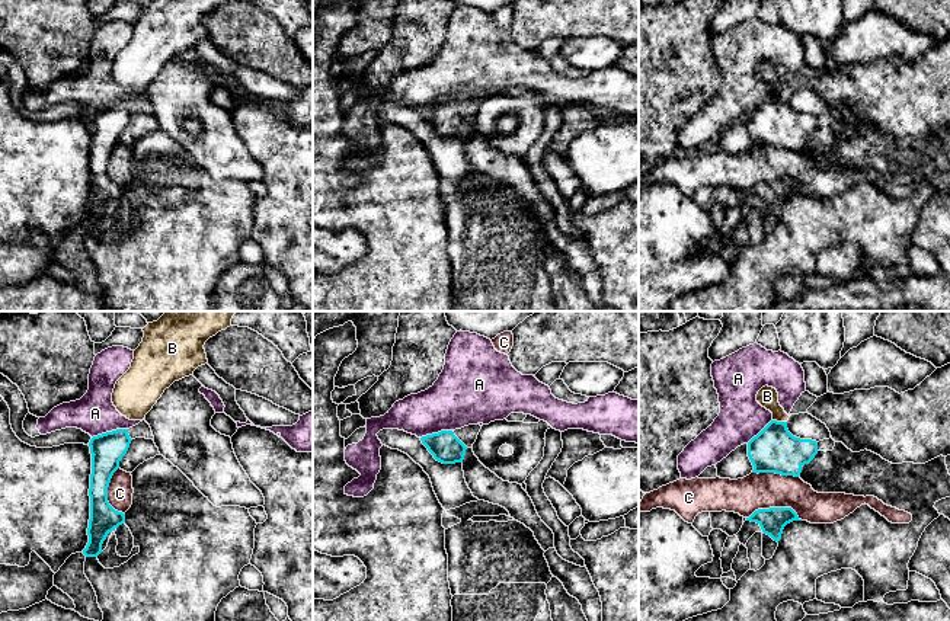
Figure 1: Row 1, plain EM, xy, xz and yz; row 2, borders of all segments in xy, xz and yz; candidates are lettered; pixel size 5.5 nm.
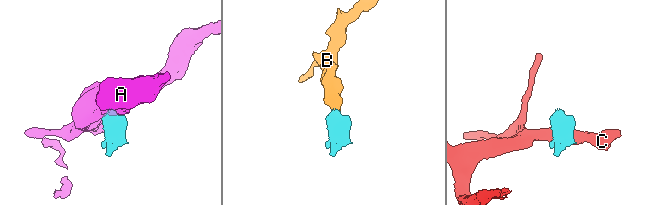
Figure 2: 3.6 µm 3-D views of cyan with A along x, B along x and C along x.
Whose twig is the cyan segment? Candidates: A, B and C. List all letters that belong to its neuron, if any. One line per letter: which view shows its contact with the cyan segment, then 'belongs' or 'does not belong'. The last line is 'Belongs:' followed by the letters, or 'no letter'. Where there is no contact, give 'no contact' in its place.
A: xy | does not belong
B: yz | belongs
C: yz | does not belong
Belongs: B

